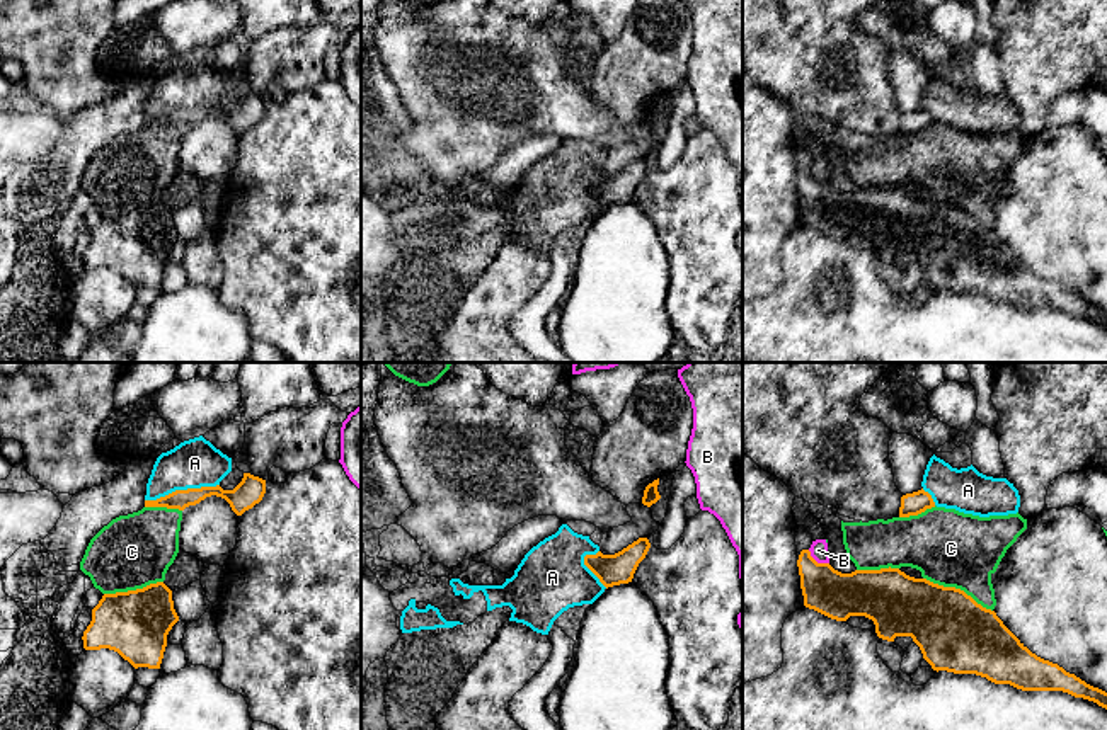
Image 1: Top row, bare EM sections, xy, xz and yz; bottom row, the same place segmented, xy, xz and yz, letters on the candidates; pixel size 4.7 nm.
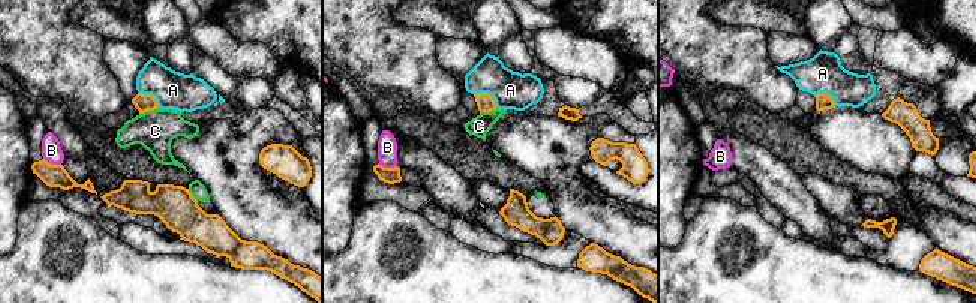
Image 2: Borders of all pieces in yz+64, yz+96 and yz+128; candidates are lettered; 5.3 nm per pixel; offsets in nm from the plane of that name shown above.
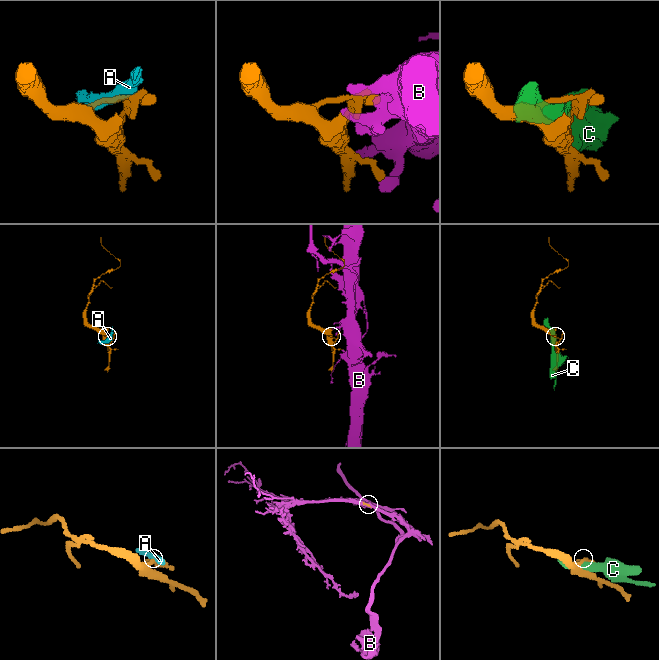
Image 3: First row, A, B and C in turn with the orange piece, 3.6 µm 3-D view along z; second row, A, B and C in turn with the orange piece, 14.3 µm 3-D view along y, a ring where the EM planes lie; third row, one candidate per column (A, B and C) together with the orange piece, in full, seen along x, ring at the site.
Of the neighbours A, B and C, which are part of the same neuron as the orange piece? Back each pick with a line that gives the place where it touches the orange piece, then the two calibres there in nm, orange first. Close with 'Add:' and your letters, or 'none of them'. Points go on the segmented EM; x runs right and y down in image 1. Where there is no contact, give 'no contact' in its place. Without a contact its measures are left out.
Add: none of them

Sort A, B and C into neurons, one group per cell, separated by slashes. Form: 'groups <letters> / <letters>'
groups A / B / C

